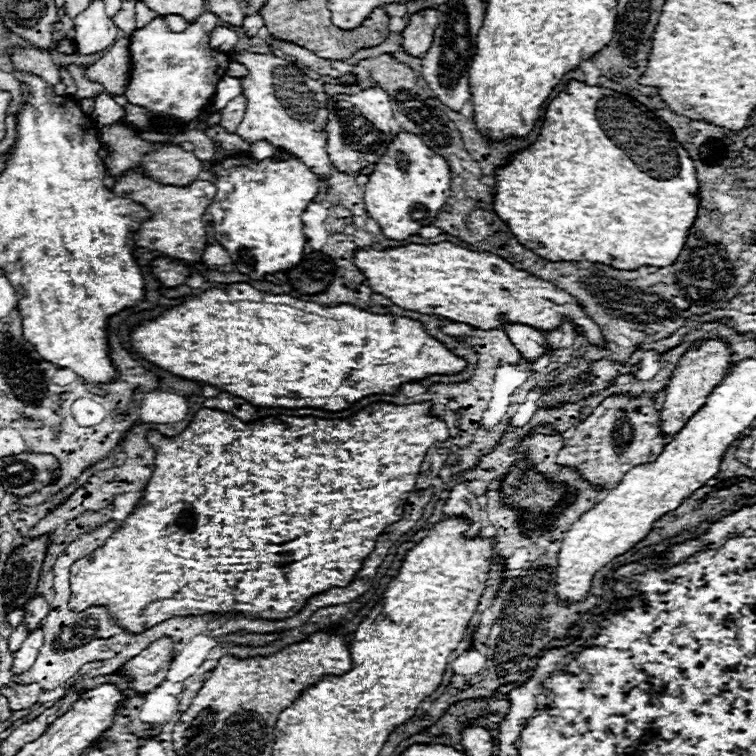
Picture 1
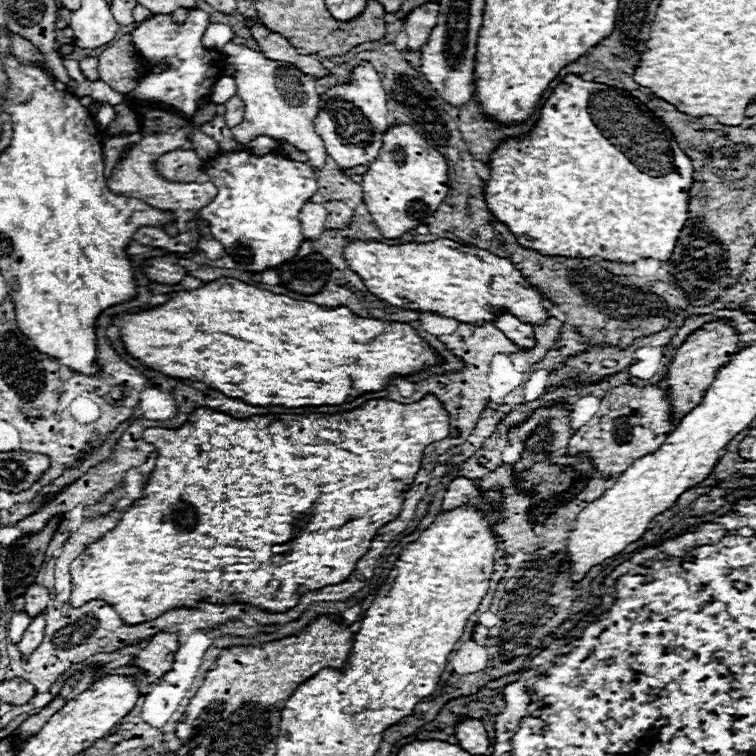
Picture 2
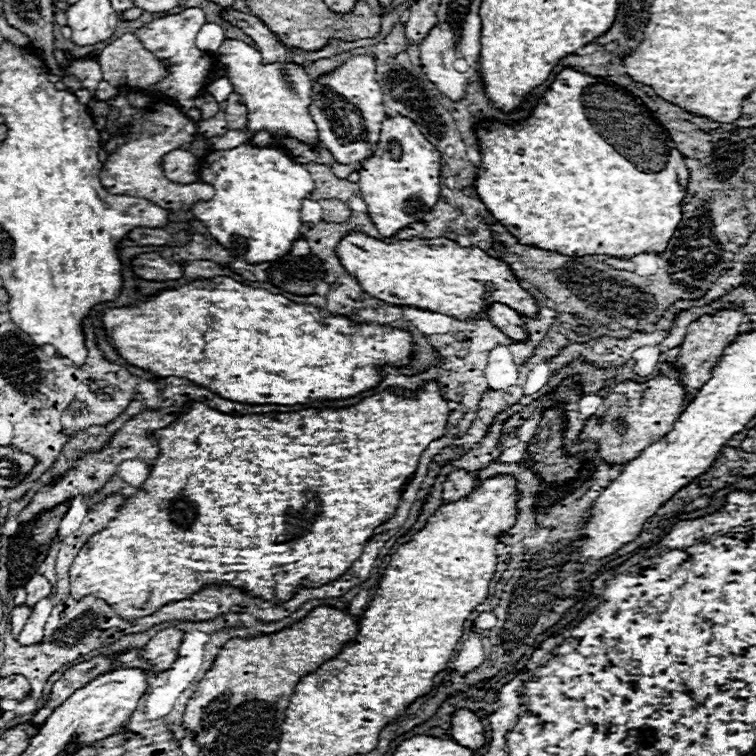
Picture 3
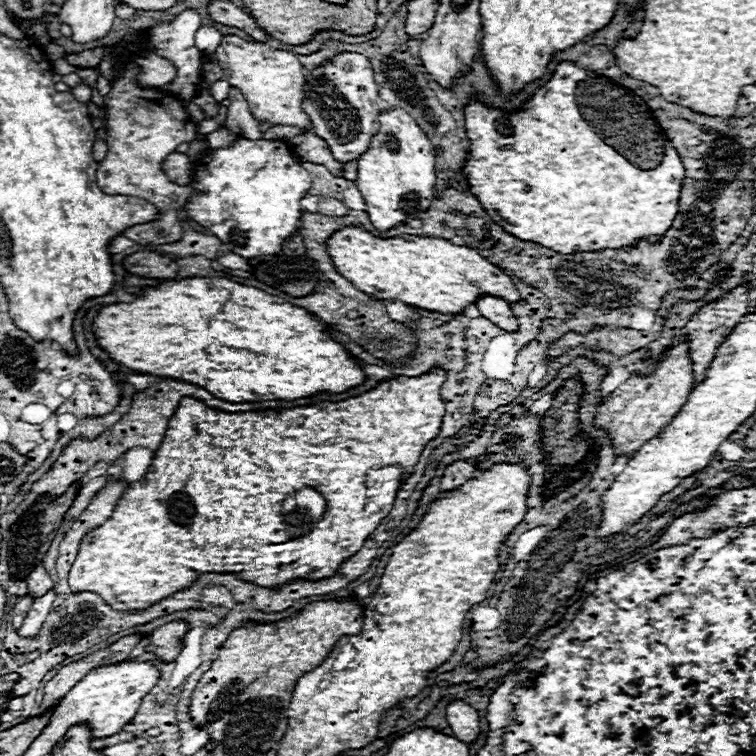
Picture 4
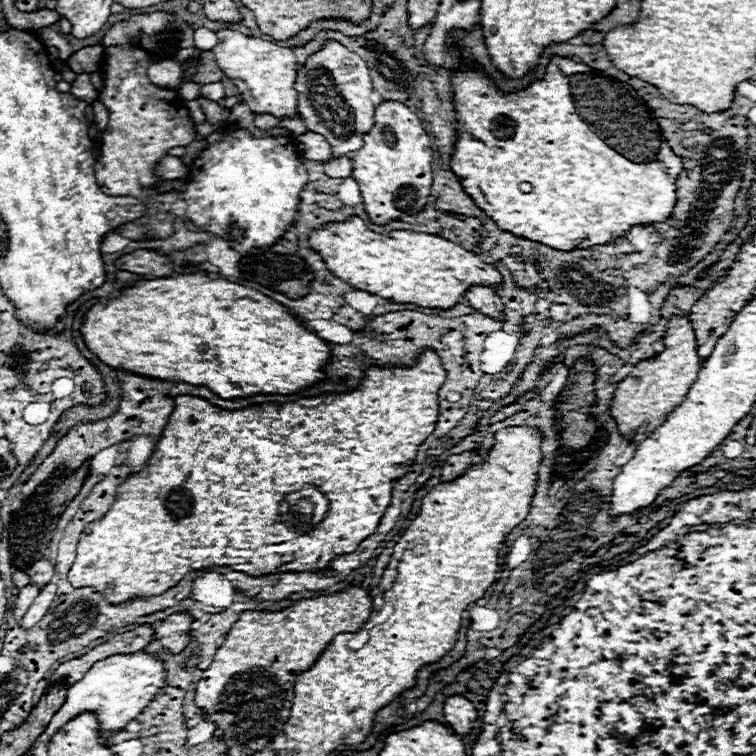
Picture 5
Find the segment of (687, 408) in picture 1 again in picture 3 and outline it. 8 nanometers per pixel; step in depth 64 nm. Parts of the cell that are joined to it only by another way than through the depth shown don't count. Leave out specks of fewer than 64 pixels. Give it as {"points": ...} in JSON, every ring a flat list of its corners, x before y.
{"points":[[726,306,712,314,700,316,698,320,694,320,688,326,686,338,684,338,684,342,680,346,680,354,678,354,678,366,684,372,684,386,686,386,684,402,686,404,694,398,698,388,702,388,710,380,710,372,712,372,714,364,720,360,724,348,730,346,734,342,734,338,738,336,738,326,742,324,742,318,744,318,744,310,740,306]]}

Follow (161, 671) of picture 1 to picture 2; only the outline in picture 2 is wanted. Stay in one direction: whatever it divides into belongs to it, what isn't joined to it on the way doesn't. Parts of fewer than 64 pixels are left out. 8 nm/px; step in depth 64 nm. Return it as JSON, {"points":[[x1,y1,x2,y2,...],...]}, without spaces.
{"points":[[170,632,156,634,134,658,134,662,142,668,144,682,160,680,172,666,174,656,178,650,178,636]]}

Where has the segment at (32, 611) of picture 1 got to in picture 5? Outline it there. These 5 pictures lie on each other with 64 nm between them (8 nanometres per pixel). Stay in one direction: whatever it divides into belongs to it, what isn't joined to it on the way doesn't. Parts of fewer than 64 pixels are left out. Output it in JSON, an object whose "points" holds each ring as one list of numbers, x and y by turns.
{"points":[[36,560,36,564,32,564,30,568,30,580,36,582,38,586,46,586,54,576,54,564,50,564,48,560]]}

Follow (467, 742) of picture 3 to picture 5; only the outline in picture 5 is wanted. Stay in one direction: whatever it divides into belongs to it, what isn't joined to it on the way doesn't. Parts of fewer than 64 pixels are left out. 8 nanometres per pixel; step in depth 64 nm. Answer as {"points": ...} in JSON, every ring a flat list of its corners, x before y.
{"points":[[452,694,444,700,444,716,456,734,466,734,478,720,474,704,462,694]]}

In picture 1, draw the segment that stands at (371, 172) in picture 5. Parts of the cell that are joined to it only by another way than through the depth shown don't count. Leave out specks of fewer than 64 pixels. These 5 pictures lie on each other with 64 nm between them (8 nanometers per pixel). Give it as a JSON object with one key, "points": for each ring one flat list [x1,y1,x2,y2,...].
{"points":[[402,130,388,142,388,152,374,164,374,172,364,186,366,212,378,222,388,240,406,240,418,234,422,226,430,226,450,194,450,166,432,152,416,134]]}

